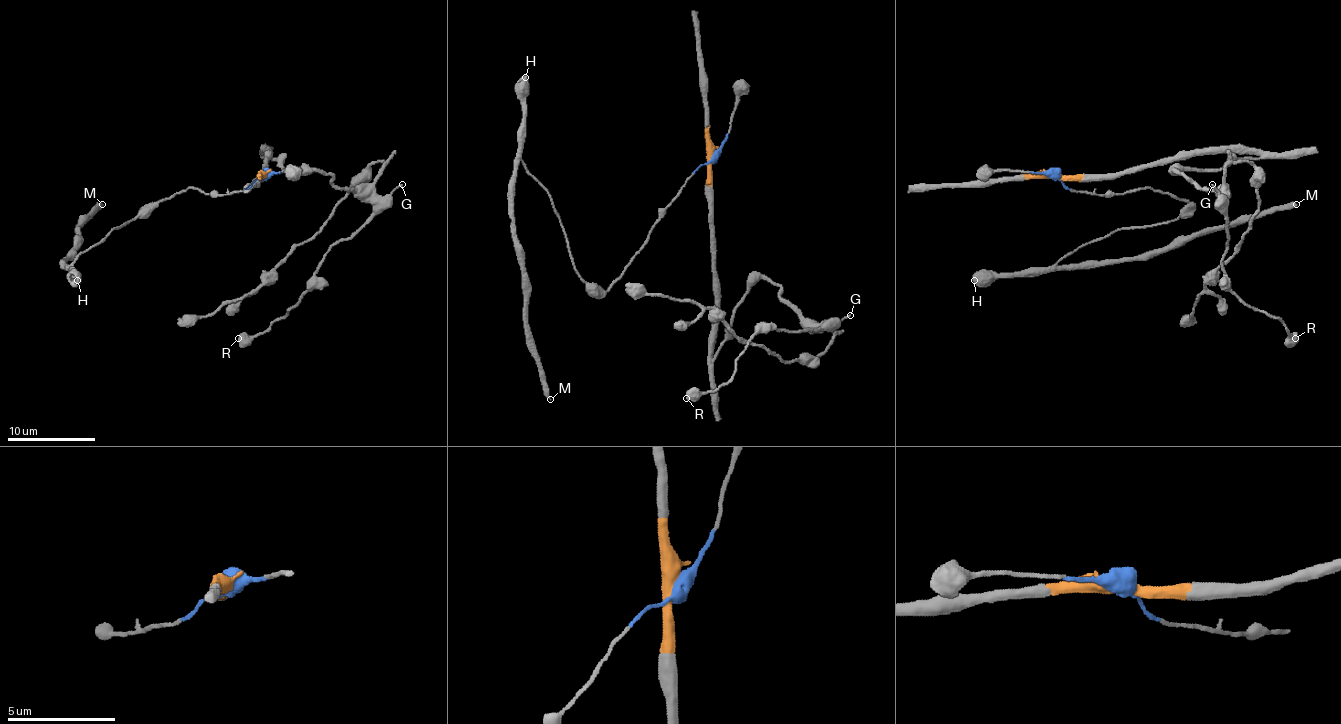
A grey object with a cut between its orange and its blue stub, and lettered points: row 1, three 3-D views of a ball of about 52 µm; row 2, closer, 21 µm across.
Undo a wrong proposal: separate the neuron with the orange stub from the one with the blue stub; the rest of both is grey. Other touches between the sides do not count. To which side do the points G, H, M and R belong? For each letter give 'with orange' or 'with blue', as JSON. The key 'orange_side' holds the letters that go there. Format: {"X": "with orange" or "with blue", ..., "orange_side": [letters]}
{"G": "with orange", "H": "with blue", "M": "with blue", "R": "with orange", "orange_side": ["G", "R"]}

